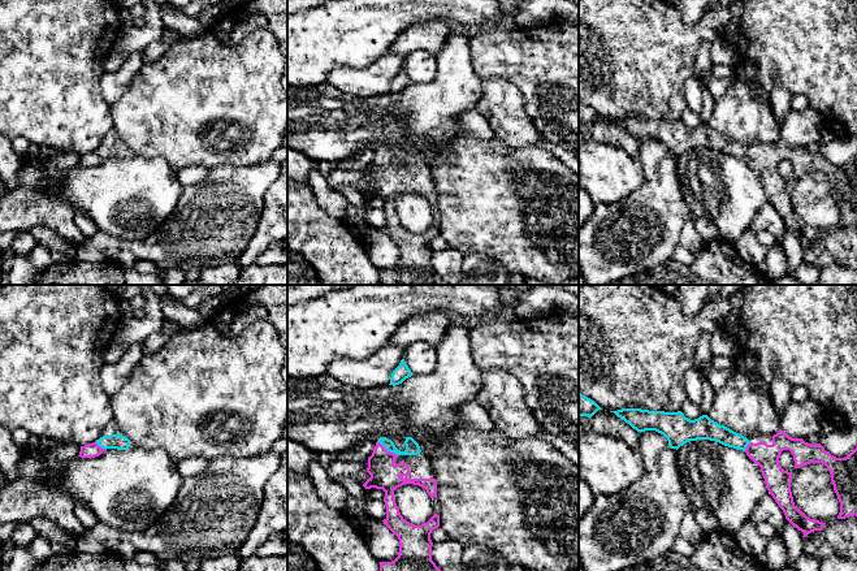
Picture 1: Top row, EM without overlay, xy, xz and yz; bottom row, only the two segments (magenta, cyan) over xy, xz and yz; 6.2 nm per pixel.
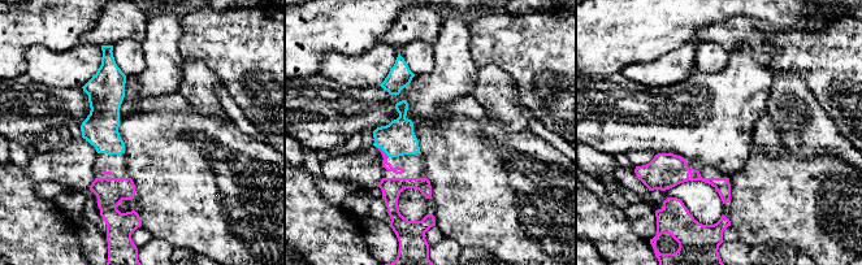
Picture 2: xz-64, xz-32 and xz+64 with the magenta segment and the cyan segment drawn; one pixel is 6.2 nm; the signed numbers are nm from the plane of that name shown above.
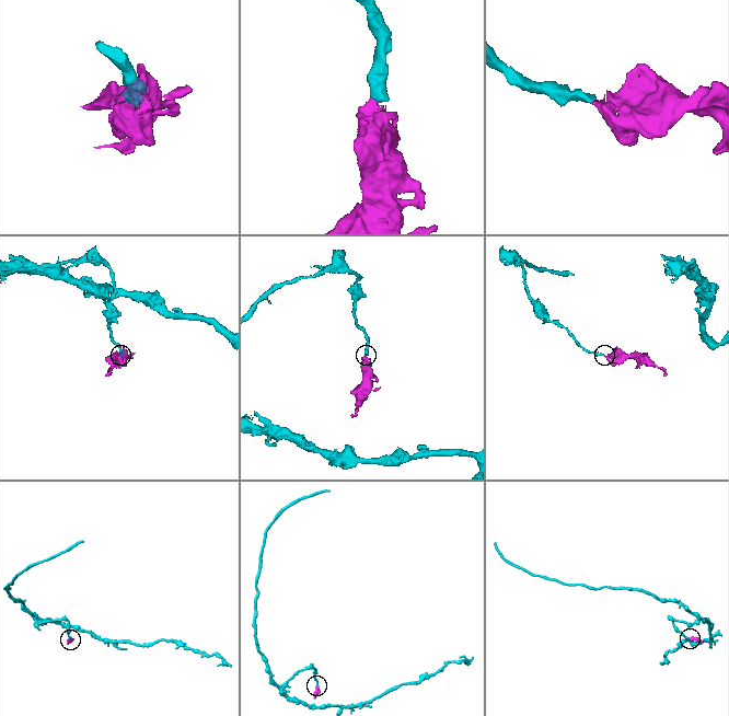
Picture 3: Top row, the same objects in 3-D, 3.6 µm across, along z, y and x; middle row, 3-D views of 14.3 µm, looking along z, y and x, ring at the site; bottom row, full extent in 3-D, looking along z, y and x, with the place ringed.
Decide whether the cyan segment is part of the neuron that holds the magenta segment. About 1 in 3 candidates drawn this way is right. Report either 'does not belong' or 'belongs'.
belongs

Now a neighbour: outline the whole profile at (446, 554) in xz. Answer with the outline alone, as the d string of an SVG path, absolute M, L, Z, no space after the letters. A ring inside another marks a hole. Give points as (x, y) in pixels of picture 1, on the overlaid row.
M445 540L432 546L432 561L441 571L462 571L464 546L455 540Z

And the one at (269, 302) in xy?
M263 285L238 300L228 302L209 324L233 337L257 320L269 321L278 332L286 354L281 376L287 385L287 285Z

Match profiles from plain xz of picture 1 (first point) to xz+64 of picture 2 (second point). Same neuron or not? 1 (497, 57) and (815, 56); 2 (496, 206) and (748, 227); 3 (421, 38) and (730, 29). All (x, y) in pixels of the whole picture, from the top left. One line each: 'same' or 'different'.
1: same
2: same
3: same

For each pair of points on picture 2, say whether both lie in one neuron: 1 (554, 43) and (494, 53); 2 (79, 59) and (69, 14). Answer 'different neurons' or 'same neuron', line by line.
1: same neuron
2: different neurons

